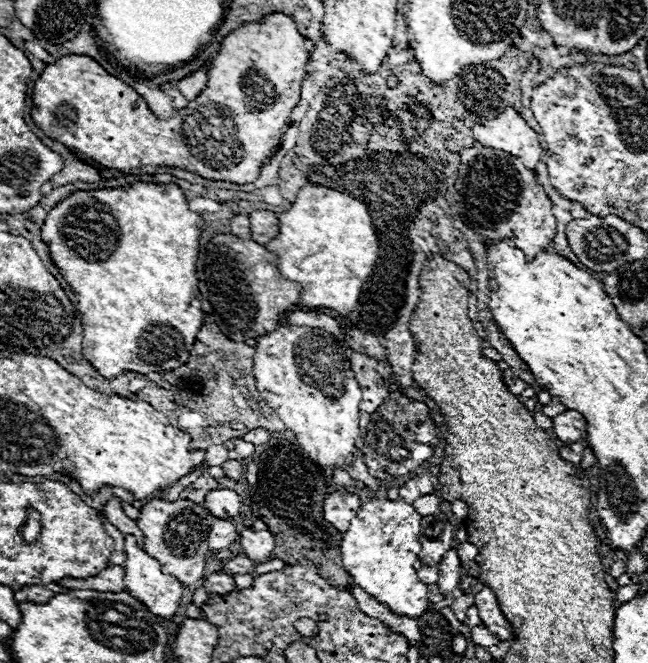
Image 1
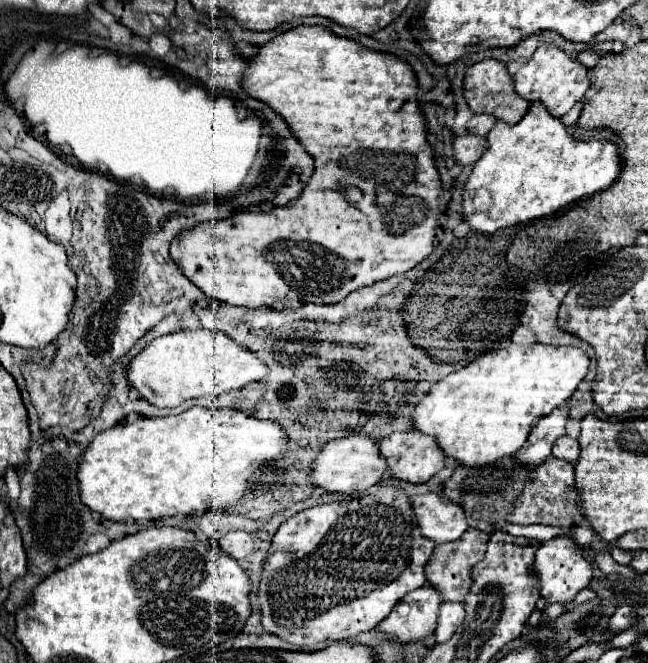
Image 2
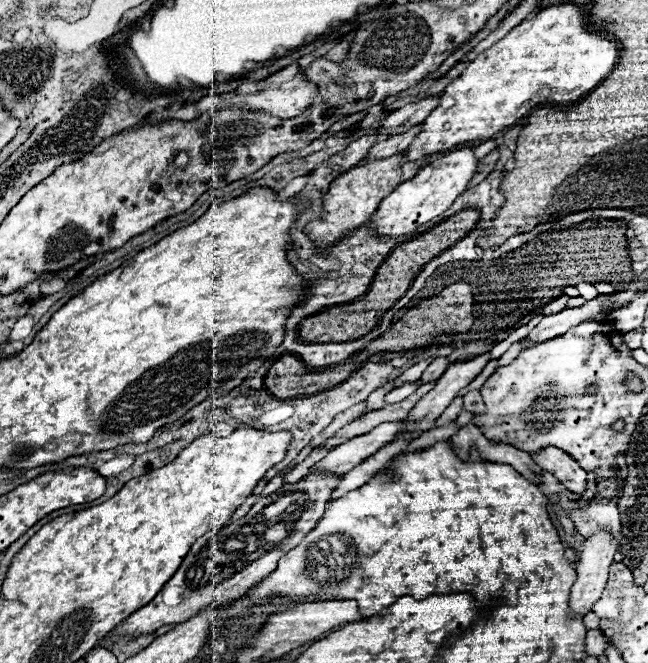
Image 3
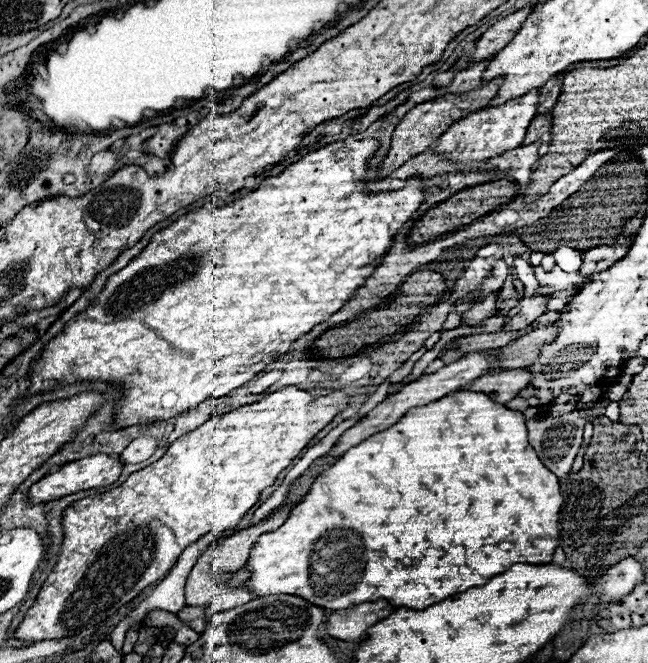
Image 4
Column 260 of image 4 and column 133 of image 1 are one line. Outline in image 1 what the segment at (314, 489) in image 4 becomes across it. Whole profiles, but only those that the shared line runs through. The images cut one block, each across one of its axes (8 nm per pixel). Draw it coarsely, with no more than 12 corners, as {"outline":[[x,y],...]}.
{"outline":[[132,534],[124,586],[162,618],[174,616],[182,582],[164,574]]}

